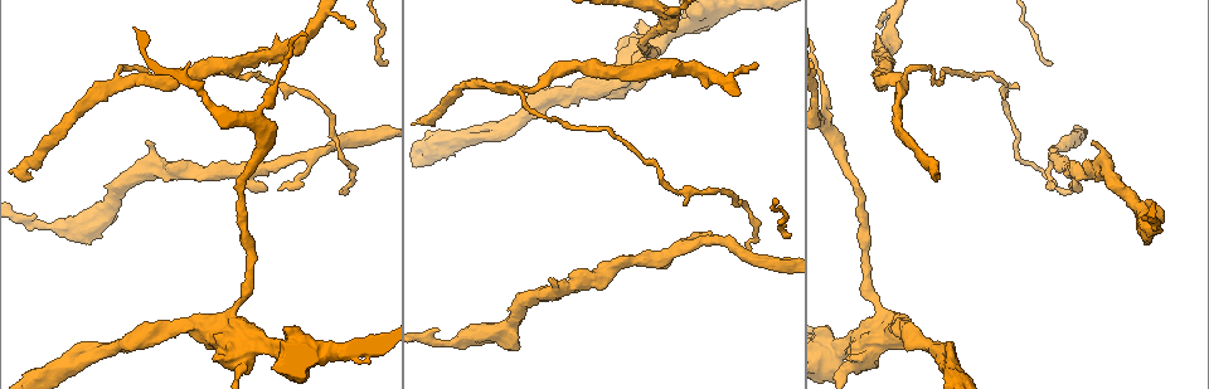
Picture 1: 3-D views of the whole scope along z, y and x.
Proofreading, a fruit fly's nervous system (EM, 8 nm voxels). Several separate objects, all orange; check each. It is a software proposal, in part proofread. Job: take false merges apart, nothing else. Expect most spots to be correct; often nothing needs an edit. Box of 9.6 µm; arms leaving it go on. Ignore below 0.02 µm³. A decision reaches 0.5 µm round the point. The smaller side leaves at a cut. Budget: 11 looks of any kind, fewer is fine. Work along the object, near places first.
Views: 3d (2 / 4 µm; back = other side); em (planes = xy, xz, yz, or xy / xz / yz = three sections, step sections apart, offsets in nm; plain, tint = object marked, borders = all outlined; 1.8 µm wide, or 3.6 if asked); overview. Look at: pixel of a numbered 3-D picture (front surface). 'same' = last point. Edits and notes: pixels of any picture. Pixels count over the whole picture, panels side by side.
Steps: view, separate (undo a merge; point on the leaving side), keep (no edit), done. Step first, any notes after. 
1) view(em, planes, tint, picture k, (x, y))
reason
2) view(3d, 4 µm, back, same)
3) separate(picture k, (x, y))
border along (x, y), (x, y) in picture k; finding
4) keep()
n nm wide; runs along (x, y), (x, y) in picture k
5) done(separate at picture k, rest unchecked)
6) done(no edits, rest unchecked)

view(em, xz, step 4, tint, picture 1, (502, 125))
branch point

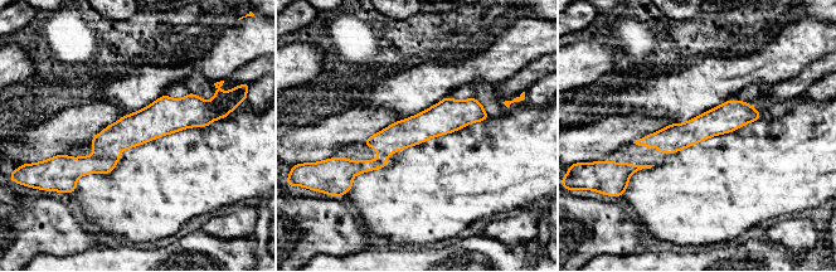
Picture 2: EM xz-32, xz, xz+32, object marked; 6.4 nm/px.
keep()
180 nm wide; one neuron here

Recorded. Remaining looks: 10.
view(em, 3.6 µm, xy, step 8, tint, picture 1, (653, 44))
a narrow waist

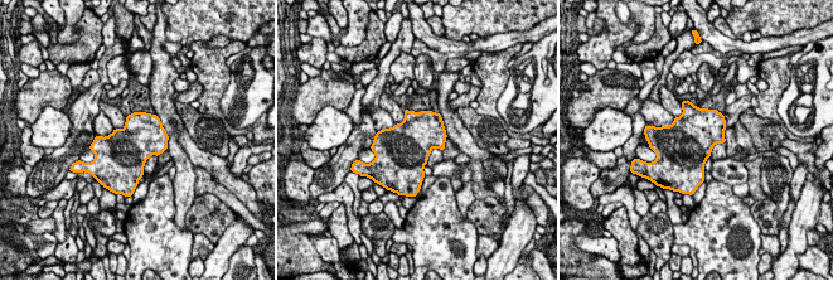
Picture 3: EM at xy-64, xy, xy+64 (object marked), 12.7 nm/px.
view(em, 3.6 µm, planes, borders, same)
cut it another way

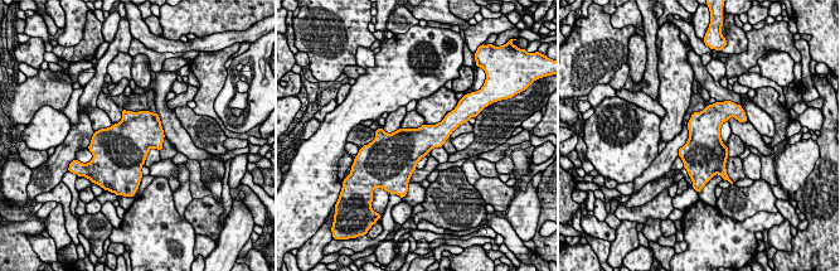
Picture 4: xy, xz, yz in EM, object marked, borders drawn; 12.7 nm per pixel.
keep()
480 nm wide; continuous, no second neuron

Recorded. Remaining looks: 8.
view(em, planes, tint, picture 1, (649, 259))
arms part here

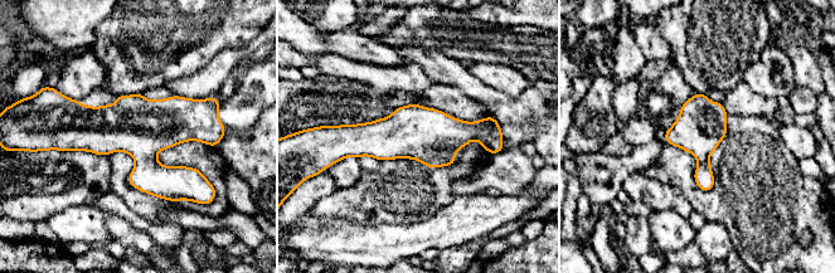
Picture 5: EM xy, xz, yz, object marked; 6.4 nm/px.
keep()
all the same neuron

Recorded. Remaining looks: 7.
view(3d, 2 µm, picture 1, (122, 77))
abrupt turn

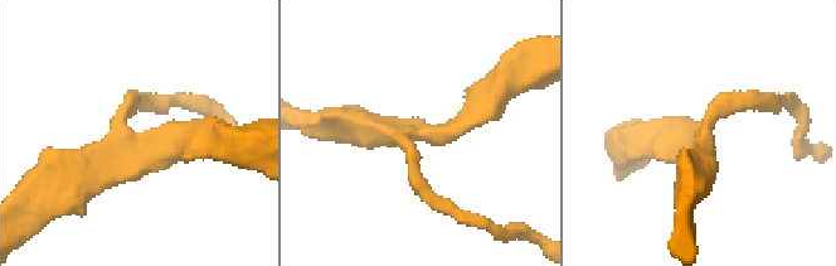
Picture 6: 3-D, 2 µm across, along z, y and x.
view(em, planes, tint, picture 6, (135, 145))
3 arms

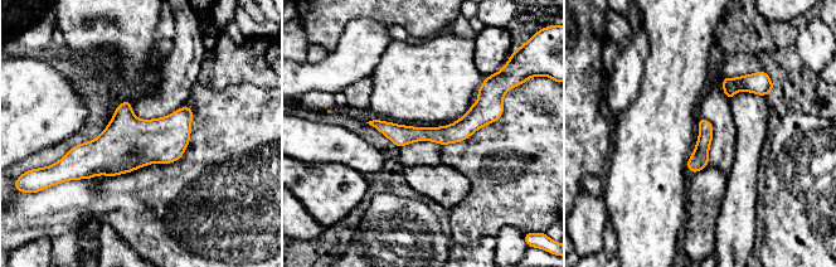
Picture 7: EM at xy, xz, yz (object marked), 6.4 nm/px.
keep()
runs along (496, 115), (452, 134), (374, 122) in picture 7; one neuron here

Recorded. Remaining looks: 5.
done(no edits, rest unchecked)

